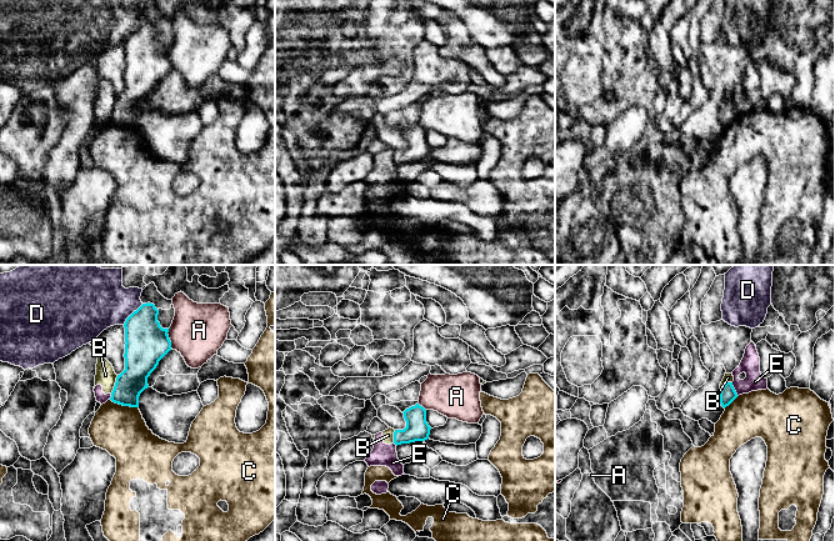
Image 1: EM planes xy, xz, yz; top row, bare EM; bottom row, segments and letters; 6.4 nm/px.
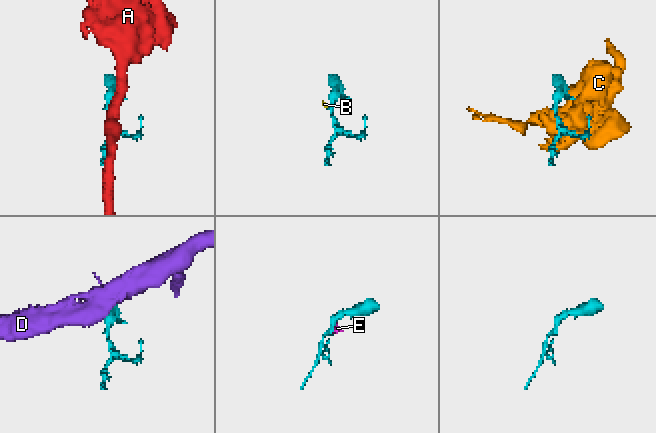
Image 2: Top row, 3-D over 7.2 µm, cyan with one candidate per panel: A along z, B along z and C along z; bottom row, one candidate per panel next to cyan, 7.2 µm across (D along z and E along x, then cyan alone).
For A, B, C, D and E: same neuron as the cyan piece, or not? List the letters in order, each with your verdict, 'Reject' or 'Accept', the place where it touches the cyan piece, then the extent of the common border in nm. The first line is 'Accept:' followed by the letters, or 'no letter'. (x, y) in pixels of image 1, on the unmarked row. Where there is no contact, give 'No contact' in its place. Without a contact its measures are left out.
Accept: no letter
A: Reject. Touches cyan at xy (168, 58). Shared border 140 nm
B: Reject. Touches cyan at xy (115, 104). Shared border 130 nm
C: Reject. Touches cyan at xy (124, 125). Shared border 190 nm
D: Reject. Touches cyan at xy (131, 34). Shared border 190 nm
E: Reject. Touches cyan at yz (734, 109). Shared border 100 nm

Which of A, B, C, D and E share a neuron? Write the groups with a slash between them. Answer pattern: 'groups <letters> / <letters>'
groups A / B E / C / D

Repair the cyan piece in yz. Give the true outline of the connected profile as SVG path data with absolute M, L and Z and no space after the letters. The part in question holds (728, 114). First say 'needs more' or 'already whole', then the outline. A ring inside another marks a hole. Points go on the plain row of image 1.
already whole | M726 102L720 109L720 124L724 129L729 126L736 117L738 117L738 114L732 106L732 102Z

